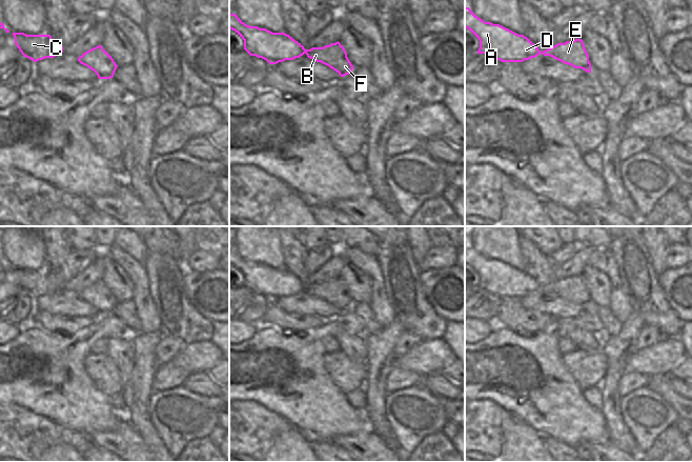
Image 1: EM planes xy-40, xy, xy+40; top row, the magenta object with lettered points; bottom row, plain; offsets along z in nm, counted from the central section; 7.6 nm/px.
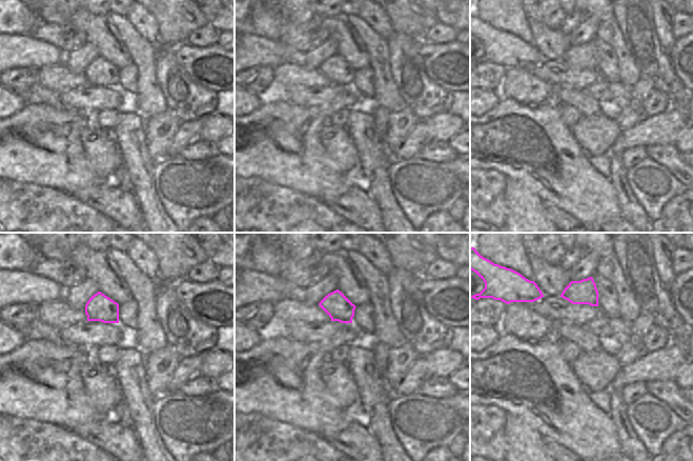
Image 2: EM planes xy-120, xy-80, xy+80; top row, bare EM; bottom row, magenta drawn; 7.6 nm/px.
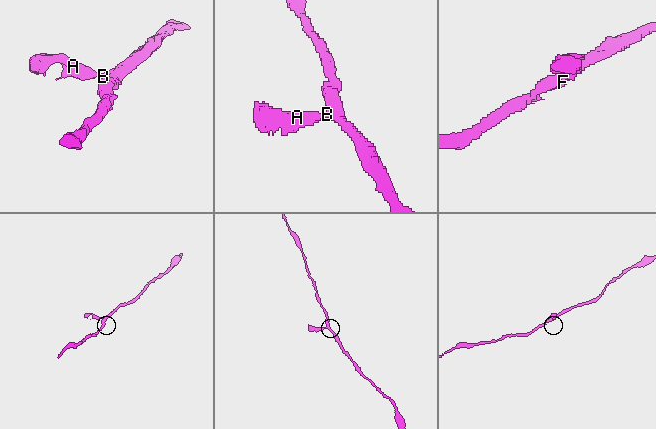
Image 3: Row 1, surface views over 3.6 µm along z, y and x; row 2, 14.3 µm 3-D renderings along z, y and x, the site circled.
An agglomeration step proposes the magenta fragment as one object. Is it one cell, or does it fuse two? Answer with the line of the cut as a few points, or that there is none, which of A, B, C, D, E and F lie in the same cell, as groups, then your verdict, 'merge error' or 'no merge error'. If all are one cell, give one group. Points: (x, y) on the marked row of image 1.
xy (304, 49), (305, 53) | A C D / B E F | merge error

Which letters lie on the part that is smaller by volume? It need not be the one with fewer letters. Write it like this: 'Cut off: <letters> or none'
Cut off: A, C, D

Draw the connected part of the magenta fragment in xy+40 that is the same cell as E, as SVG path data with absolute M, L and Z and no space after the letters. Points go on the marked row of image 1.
M582 39L557 43L556 45L541 52L541 54L544 56L550 56L575 68L582 68L587 73L591 73L589 55Z

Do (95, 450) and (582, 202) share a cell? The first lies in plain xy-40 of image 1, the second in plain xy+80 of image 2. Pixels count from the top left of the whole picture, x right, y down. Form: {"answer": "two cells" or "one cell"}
{"answer": "two cells"}

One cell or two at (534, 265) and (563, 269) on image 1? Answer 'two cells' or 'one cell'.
two cells

